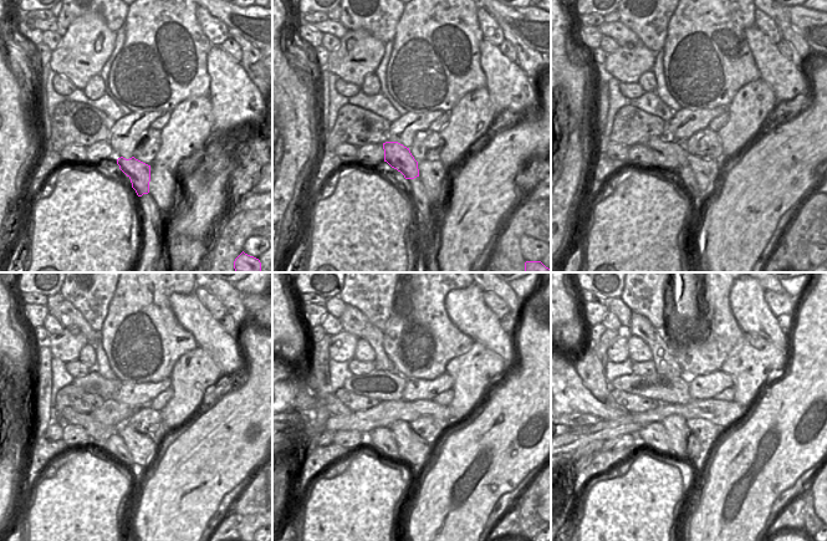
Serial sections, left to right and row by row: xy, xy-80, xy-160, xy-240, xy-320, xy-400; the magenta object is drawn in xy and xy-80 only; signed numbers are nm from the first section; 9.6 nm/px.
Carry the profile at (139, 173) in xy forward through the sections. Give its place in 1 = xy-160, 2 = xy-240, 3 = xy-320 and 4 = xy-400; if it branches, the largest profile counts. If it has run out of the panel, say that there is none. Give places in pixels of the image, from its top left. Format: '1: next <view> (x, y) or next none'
1: next xy-160 (668, 154)
2: next xy-240 (98, 433)
3: next xy-320 (333, 404)
4: next xy-400 (587, 366)

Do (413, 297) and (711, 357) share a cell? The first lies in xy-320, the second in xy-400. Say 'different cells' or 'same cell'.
same cell

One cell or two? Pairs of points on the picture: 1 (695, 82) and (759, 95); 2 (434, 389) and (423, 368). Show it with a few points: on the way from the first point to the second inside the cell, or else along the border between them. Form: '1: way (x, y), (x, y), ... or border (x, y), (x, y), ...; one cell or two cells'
1: border (760, 77), (745, 83), (726, 106); two cells
2: border (444, 372), (434, 378), (408, 379); two cells

